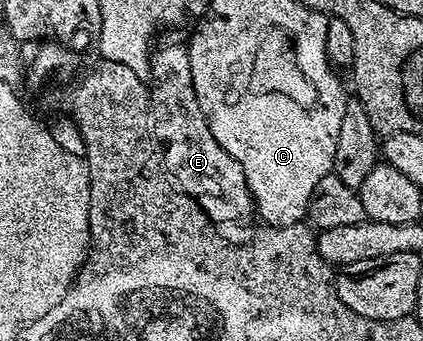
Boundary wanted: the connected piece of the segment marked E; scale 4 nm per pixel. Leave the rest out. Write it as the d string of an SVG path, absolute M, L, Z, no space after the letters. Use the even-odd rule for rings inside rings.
M181 42L164 43L159 47L160 44L151 52L148 61L148 121L163 170L179 190L207 213L213 224L253 218L254 200L246 185L246 173L242 173L242 165L238 165L238 161L214 141L206 117L199 108L194 81L190 77L187 46Z

